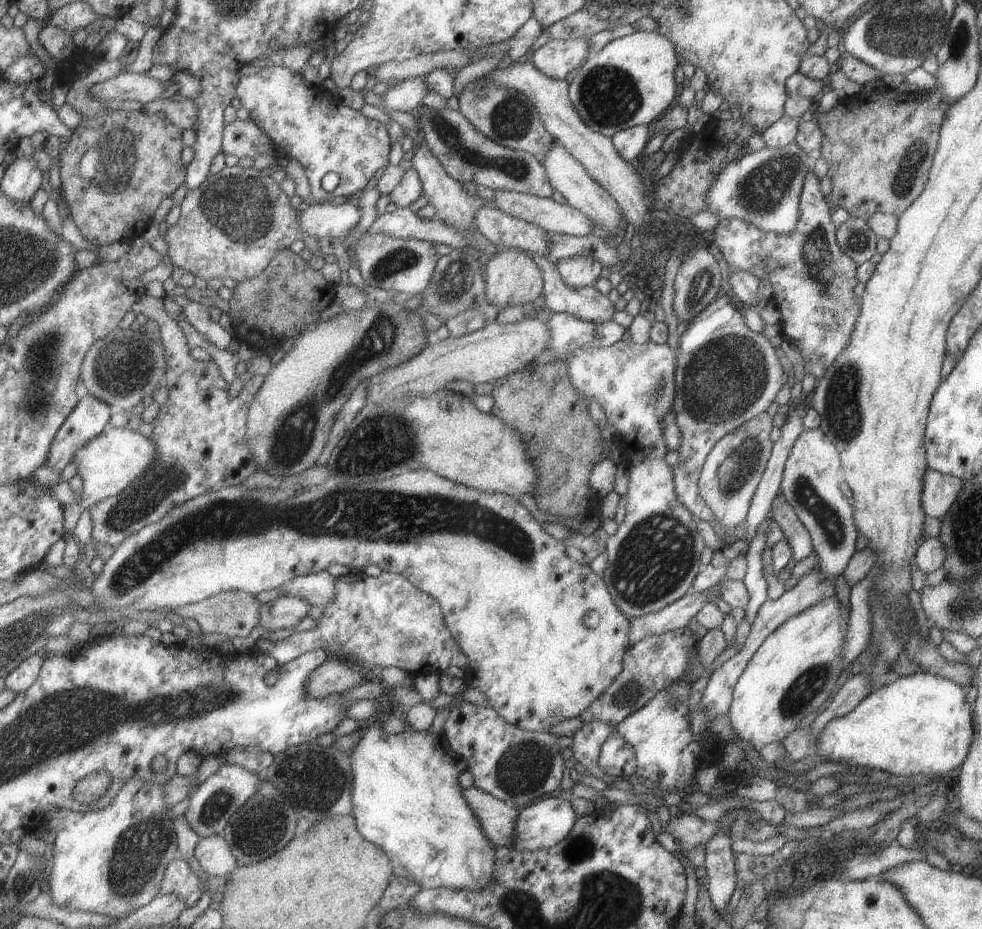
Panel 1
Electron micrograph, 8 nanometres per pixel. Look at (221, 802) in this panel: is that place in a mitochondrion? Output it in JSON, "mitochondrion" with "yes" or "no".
{"mitochondrion":"yes"}

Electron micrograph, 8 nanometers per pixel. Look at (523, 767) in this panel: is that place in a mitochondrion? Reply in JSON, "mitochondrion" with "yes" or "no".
{"mitochondrion":"yes"}

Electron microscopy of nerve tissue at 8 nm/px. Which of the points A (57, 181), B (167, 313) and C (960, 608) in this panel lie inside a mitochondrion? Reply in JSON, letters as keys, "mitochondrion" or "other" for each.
{"A":"other","B":"other","C":"mitochondrion"}

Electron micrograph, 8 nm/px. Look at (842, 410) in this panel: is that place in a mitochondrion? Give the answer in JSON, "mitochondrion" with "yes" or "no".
{"mitochondrion":"yes"}

